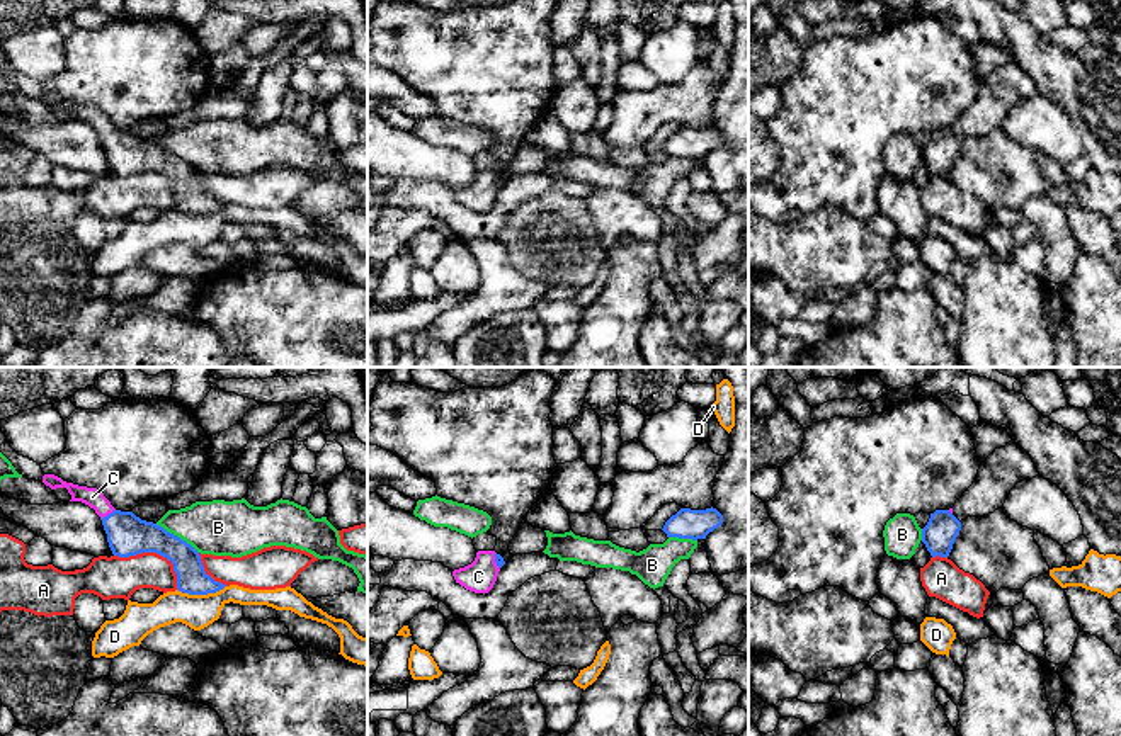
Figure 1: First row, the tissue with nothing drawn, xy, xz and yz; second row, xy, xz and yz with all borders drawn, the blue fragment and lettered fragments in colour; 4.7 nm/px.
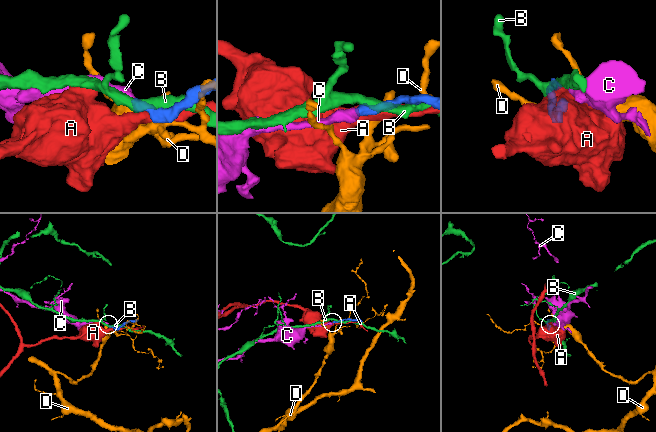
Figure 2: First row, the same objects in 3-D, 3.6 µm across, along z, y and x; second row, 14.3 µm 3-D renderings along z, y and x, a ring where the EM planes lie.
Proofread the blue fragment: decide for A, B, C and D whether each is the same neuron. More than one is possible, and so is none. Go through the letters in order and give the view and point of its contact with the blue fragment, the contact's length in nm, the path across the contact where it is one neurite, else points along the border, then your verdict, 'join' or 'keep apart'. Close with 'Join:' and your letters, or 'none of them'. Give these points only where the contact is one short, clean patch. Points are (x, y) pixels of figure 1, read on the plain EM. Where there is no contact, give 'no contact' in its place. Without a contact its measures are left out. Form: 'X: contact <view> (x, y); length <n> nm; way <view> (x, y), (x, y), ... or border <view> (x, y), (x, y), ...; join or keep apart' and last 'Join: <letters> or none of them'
A: contact xy (155, 170); length 360 nm; keep apart
B: contact xy (176, 155); length 240 nm; keep apart
C: contact xy (109, 133); length 90 nm; way xy (128, 153), (109, 133), (92, 116); join
D: contact xy (201, 213); length 240 nm; border xy (225, 204), (206, 213), (182, 213), (177, 209); keep apart
Join: C

